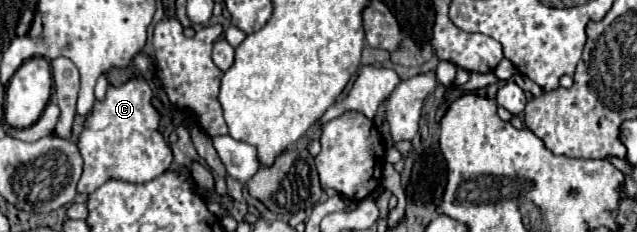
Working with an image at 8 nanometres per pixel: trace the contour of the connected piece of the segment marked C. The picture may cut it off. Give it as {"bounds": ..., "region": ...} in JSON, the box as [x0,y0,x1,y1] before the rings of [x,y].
{"bounds":[77,78,173,194],"region":[[[131,78],[121,86],[109,84],[105,98],[93,104],[77,136],[77,148],[83,158],[83,174],[77,184],[79,194],[91,194],[109,178],[143,184],[171,166],[173,152],[159,132],[161,116],[151,98],[149,84],[143,78]]]}

